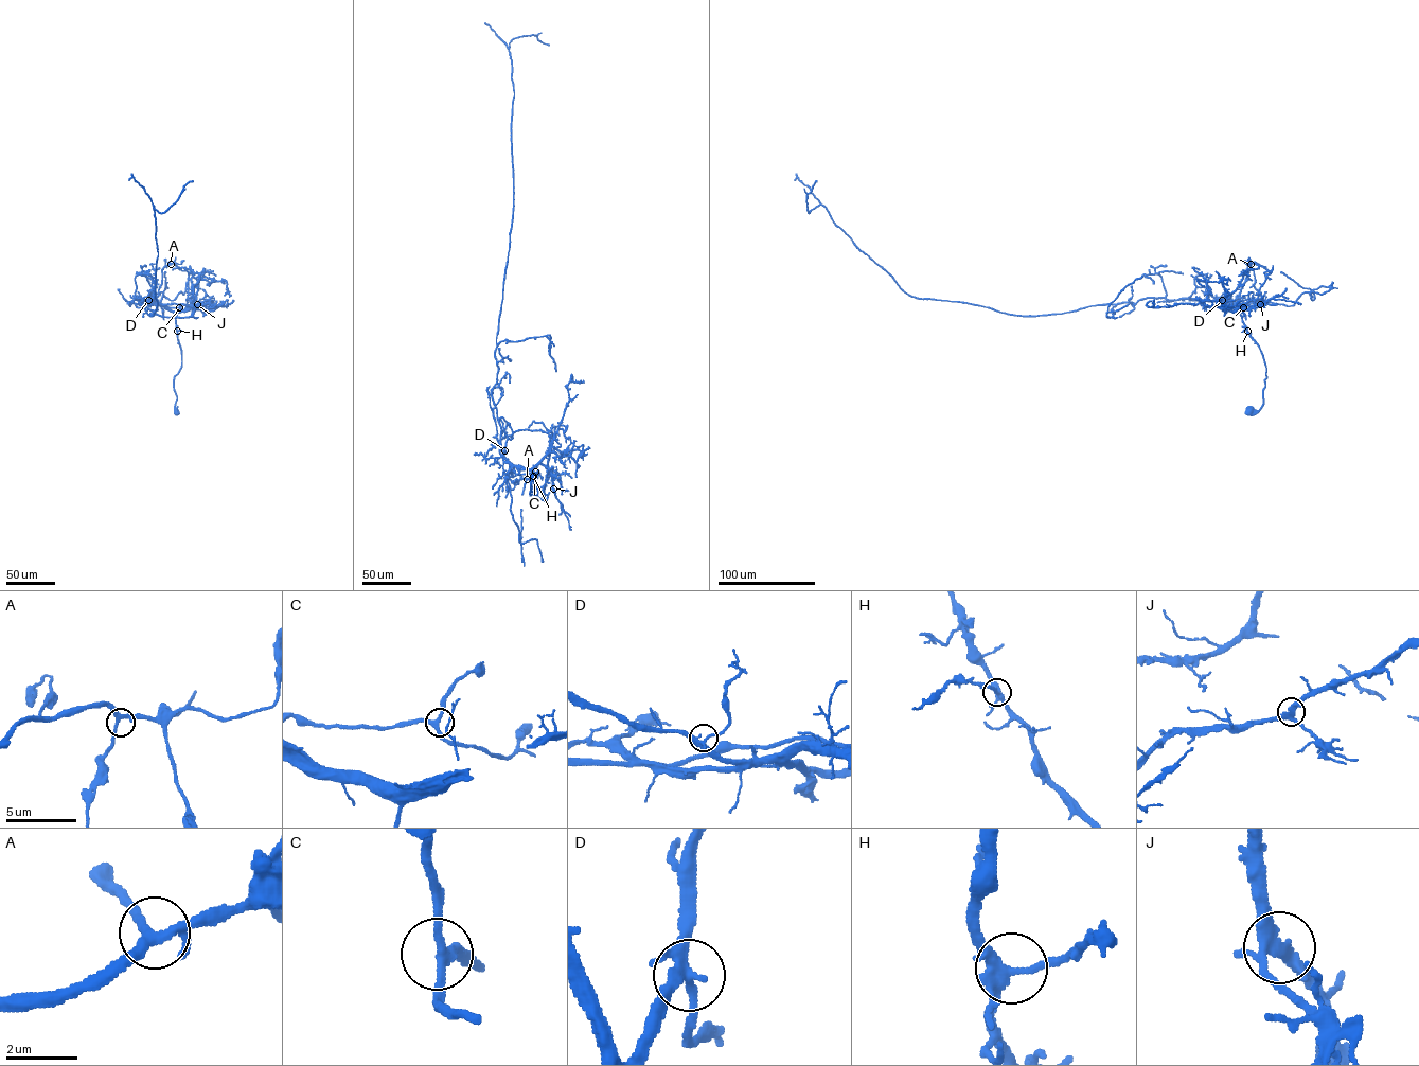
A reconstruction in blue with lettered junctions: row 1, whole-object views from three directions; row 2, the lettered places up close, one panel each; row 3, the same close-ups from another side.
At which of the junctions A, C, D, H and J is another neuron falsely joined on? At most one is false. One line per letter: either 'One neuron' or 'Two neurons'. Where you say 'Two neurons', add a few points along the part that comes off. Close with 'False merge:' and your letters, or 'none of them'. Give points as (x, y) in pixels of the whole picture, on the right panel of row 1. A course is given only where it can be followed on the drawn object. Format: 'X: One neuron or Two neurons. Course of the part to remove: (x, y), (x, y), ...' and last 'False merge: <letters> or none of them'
A: One neuron
C: One neuron
D: One neuron
H: One neuron
J: One neuron
False merge: none of them

